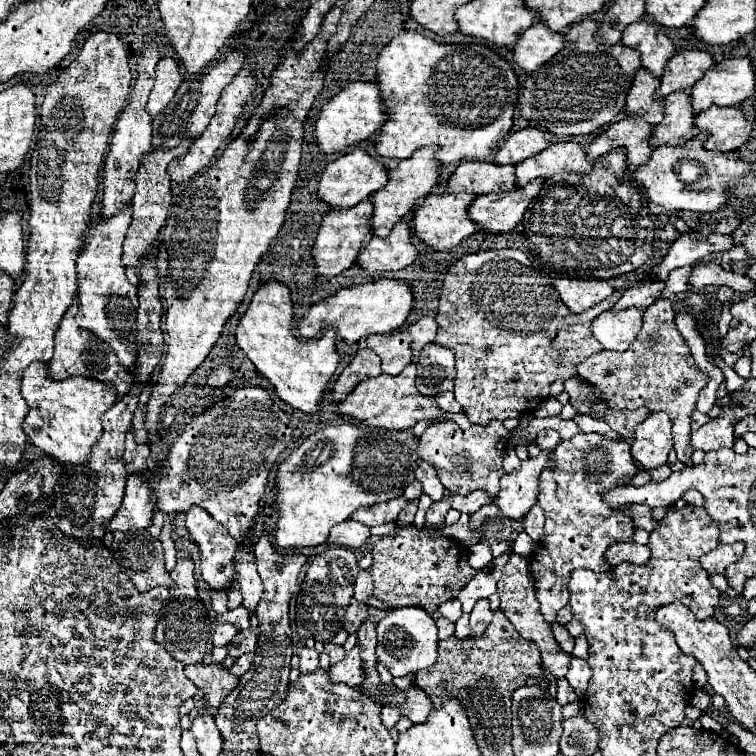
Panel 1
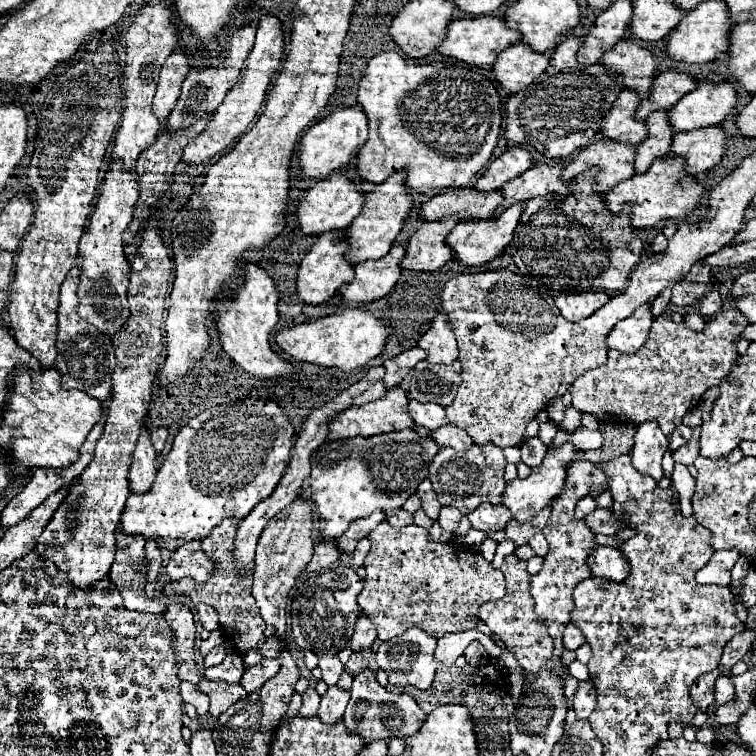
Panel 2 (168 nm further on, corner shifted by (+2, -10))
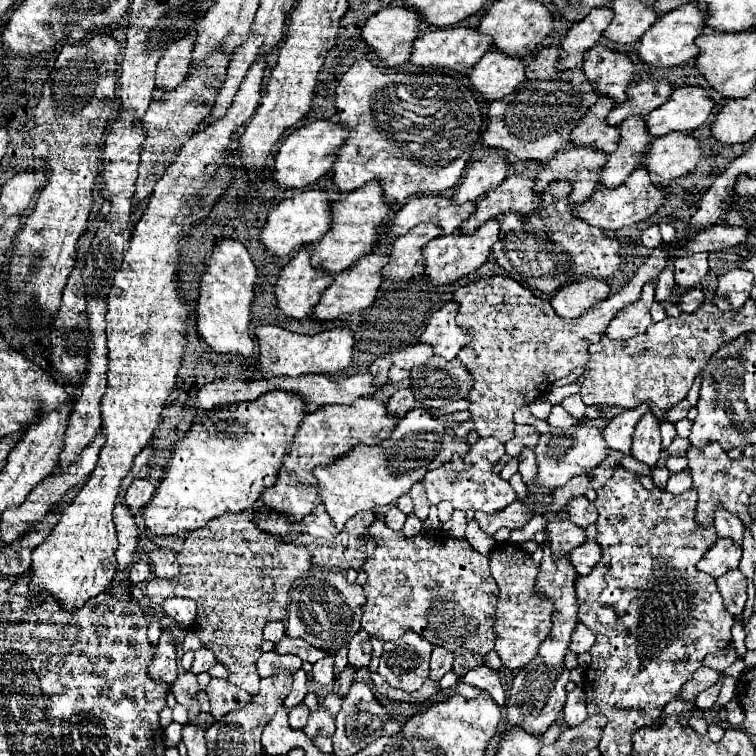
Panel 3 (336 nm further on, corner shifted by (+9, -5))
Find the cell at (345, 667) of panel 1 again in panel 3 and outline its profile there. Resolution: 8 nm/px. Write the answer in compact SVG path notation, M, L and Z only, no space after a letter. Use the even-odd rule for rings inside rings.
M320 705L318 711L310 713L308 725L304 727L304 733L308 737L318 737L318 733L324 733L326 737L332 737L334 735L334 719L330 717L330 713L326 711L324 705Z

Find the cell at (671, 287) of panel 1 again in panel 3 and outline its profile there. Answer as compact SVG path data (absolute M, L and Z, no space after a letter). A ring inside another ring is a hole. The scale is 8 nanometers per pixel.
M696 253L676 259L674 273L676 273L676 283L682 289L692 289L708 273L708 255Z

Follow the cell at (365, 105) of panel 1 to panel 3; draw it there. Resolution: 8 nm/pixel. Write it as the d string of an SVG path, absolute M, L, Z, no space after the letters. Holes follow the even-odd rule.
M314 121L306 127L292 131L276 155L274 173L272 173L274 185L280 189L302 189L318 181L324 173L330 171L336 159L336 151L346 141L346 137L348 137L348 131L338 123L330 123L330 121Z

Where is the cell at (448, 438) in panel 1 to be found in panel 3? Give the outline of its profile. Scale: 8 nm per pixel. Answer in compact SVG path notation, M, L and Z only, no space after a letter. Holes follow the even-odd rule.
M494 437L478 439L464 459L454 457L454 461L450 461L426 475L424 487L426 487L428 501L432 505L438 505L440 501L448 501L448 503L452 503L454 509L460 509L460 511L474 509L474 511L482 511L488 515L494 515L494 513L506 509L510 503L516 501L516 493L508 481L504 481L500 475L494 475L490 471L500 461L502 455L504 455L504 445L500 441L496 441Z

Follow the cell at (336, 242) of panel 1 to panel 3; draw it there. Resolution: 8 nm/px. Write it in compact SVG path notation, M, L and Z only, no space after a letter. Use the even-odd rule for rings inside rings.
M302 249L292 257L276 281L276 299L280 311L288 319L306 319L318 305L322 293L332 285L332 275L314 269L310 263L310 249Z

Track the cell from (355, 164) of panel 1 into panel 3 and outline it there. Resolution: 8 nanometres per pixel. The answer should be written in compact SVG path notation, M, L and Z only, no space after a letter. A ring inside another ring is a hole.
M300 191L290 199L280 201L268 215L266 223L260 227L260 239L266 251L274 257L286 257L296 245L312 245L330 229L330 203L324 191Z

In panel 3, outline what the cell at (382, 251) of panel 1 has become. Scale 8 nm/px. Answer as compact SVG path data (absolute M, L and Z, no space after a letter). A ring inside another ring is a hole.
M366 255L366 257L360 257L358 261L354 261L354 265L346 267L340 275L334 275L334 281L332 285L326 289L326 293L322 295L320 303L316 305L314 309L314 319L318 323L324 323L324 321L334 321L334 319L340 319L342 315L350 315L350 313L358 313L362 309L366 309L374 299L376 299L376 293L378 293L378 287L382 283L382 275L380 275L380 269L386 265L388 257L386 255Z

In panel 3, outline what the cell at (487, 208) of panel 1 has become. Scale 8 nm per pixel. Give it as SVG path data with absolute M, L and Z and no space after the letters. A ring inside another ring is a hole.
M488 221L474 235L452 233L452 235L436 237L434 241L430 241L430 245L426 245L422 249L422 255L424 255L424 261L426 261L424 275L430 279L432 287L440 289L444 285L452 285L452 283L460 281L462 277L472 277L476 273L476 269L482 263L488 261L492 245L498 241L498 233L500 233L500 223L498 221Z

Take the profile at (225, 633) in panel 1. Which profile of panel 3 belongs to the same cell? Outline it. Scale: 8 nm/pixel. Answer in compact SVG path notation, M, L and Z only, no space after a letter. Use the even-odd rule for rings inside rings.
M202 647L194 653L194 663L192 663L192 673L198 675L198 673L206 673L210 667L216 665L216 657L210 649Z

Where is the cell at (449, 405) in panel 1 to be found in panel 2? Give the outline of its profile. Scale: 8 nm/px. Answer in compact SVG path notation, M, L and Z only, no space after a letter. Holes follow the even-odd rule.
M411 400L409 402L409 414L419 426L425 426L427 430L435 430L439 426L449 424L445 407L439 406L439 404L419 404L419 402Z

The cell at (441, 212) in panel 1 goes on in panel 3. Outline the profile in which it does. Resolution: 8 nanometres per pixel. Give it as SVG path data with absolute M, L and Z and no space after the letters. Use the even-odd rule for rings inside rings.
M420 223L414 229L410 229L406 235L398 237L392 243L390 261L386 267L382 267L382 277L390 281L408 281L416 275L424 273L424 257L422 249L424 245L442 235L442 229L438 229L432 223Z

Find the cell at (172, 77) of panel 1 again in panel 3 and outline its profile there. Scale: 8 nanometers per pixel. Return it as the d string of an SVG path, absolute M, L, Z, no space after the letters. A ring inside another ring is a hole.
M186 35L174 41L160 57L156 69L156 87L158 89L176 89L188 73L192 65L192 49L194 49L194 35Z

